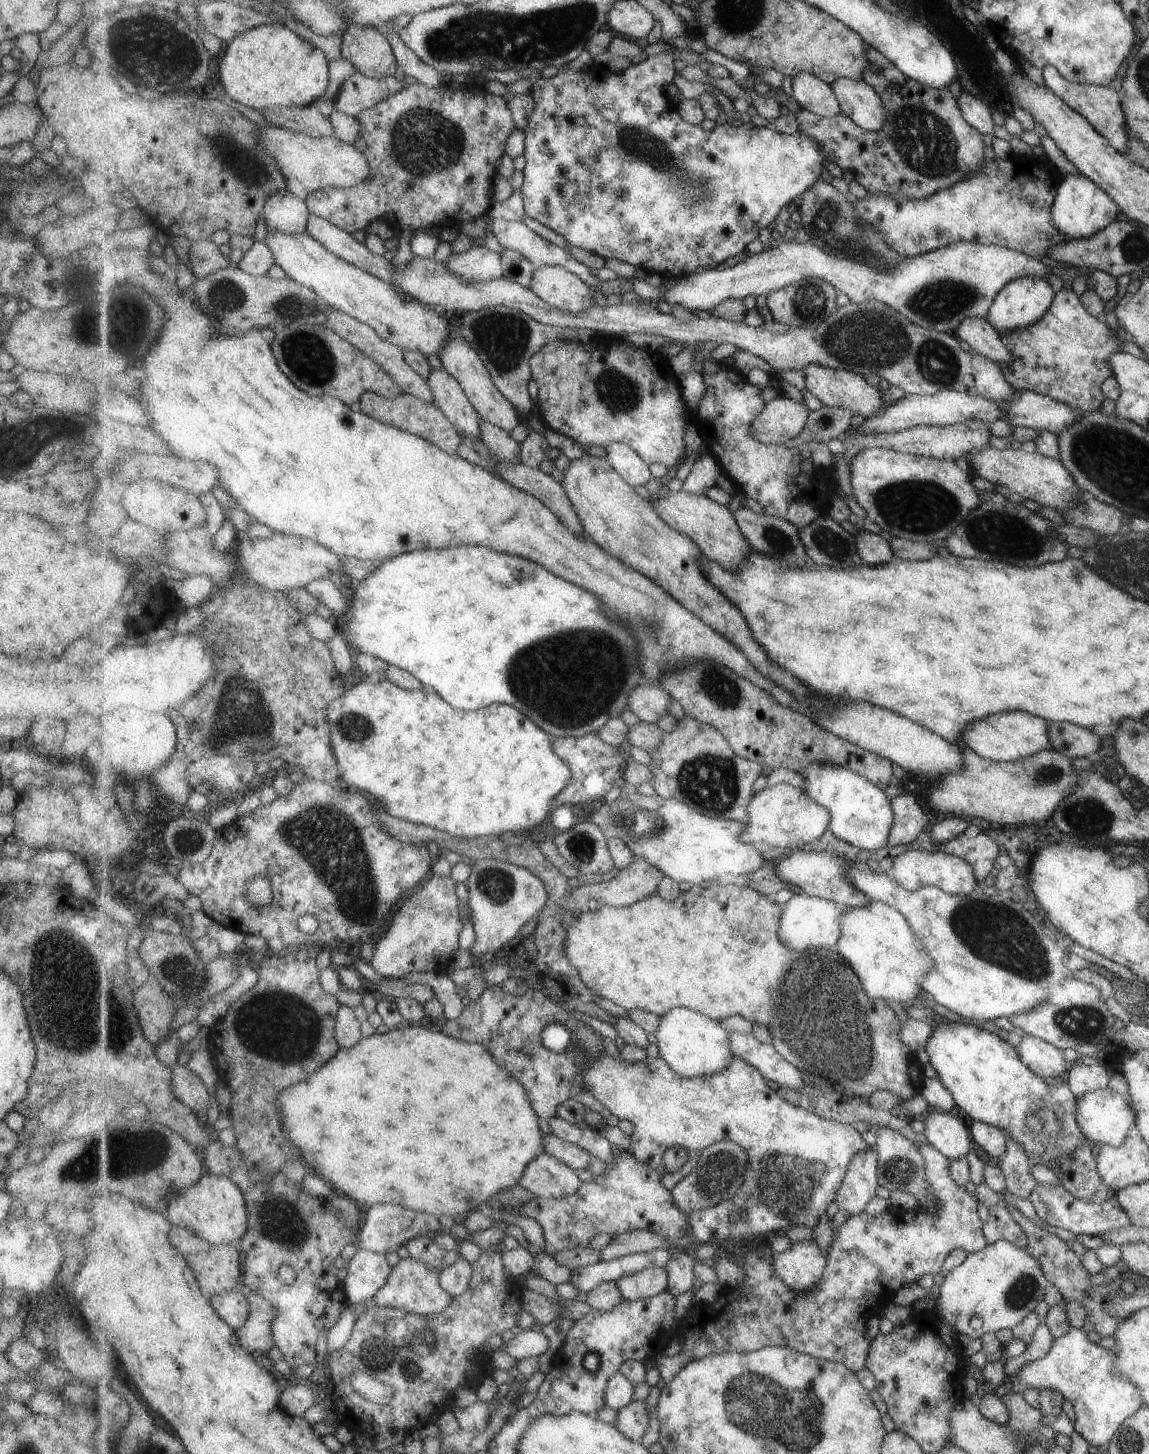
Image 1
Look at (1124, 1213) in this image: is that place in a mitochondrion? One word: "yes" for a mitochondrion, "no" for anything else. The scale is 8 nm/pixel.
no

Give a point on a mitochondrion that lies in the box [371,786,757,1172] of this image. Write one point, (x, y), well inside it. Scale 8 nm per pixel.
(635, 820)

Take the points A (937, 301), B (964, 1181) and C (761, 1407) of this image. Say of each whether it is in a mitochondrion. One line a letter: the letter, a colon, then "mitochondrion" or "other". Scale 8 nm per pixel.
A: mitochondrion
B: other
C: mitochondrion

